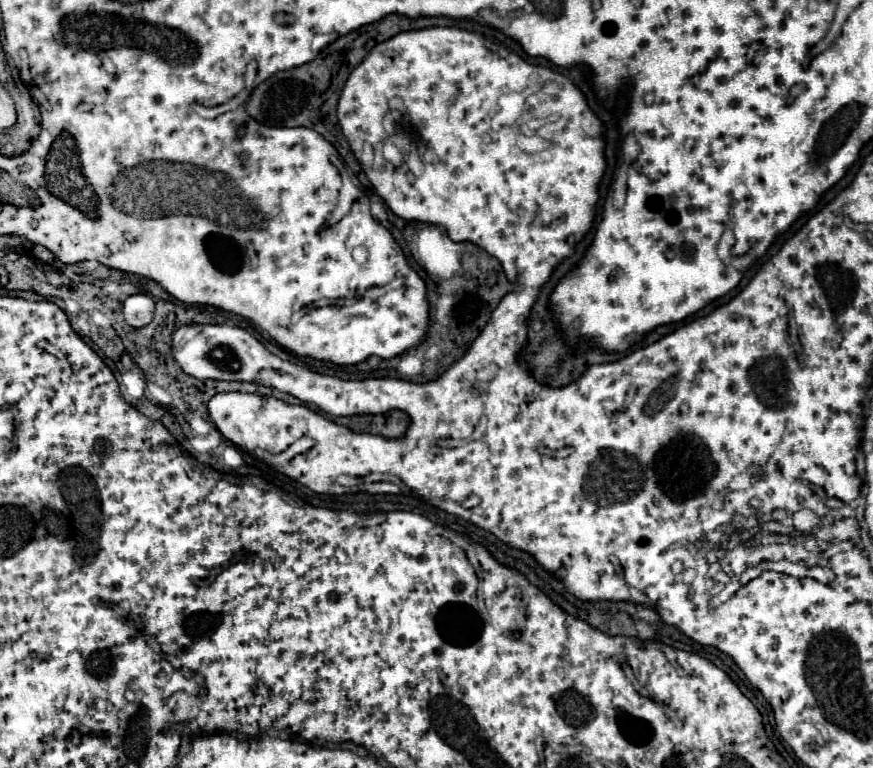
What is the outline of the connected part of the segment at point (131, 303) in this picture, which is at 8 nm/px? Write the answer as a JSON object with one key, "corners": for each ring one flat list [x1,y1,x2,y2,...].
{"corners":[[144,293,130,295,123,303,123,314,126,323,134,328,146,327,154,317,155,302]]}

